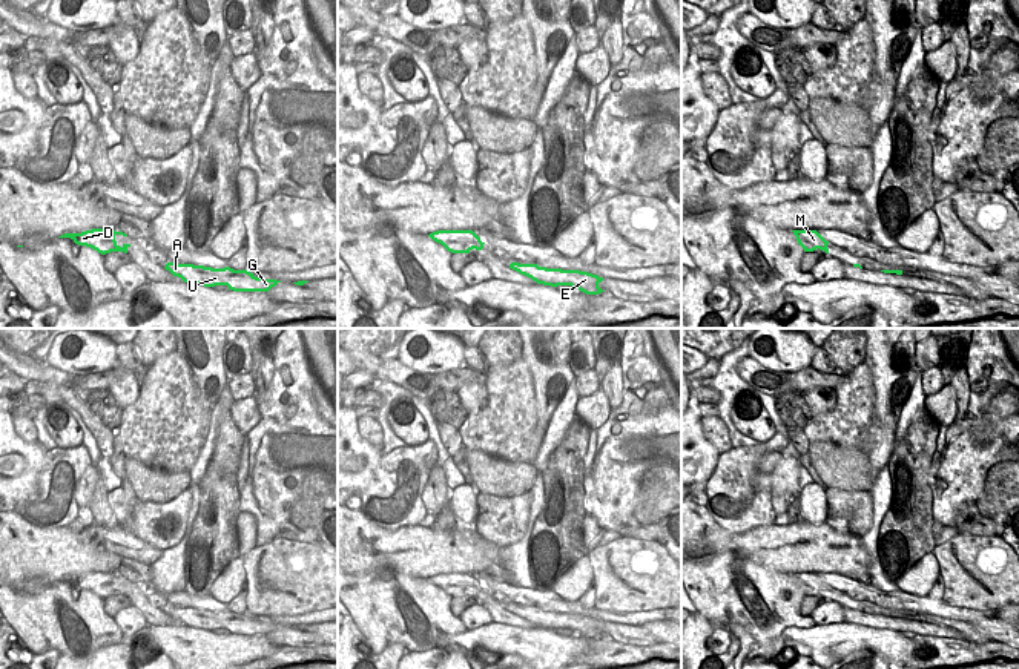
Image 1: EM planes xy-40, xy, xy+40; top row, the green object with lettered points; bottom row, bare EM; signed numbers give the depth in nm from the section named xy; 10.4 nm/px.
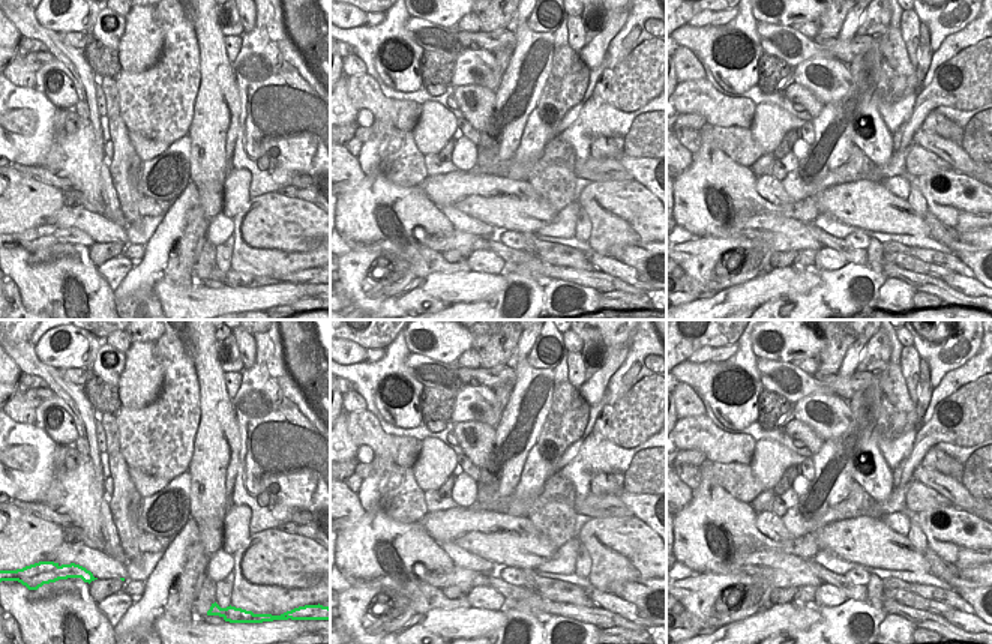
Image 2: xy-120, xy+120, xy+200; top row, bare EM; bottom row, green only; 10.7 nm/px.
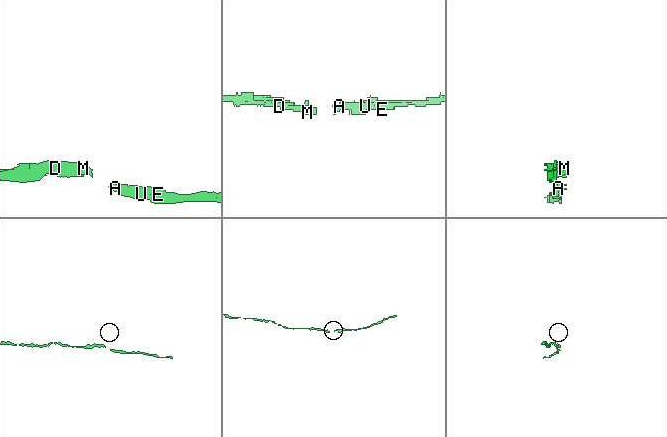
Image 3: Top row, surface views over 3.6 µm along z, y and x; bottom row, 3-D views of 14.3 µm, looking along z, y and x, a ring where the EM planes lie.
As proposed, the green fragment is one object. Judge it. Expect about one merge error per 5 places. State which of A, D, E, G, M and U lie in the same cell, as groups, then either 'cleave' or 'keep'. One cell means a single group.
A D E G M U; keep

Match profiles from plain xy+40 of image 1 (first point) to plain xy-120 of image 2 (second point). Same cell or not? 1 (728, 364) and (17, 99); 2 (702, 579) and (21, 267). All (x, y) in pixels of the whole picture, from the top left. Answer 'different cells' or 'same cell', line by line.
1: different cells
2: same cell

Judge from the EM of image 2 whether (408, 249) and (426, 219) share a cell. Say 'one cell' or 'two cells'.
one cell

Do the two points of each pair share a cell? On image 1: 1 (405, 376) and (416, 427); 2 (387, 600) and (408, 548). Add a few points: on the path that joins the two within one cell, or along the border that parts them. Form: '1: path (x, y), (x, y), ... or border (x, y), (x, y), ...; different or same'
1: border (375, 376), (393, 381), (413, 393); different
2: border (362, 571), (392, 566), (405, 574), (427, 579); different

